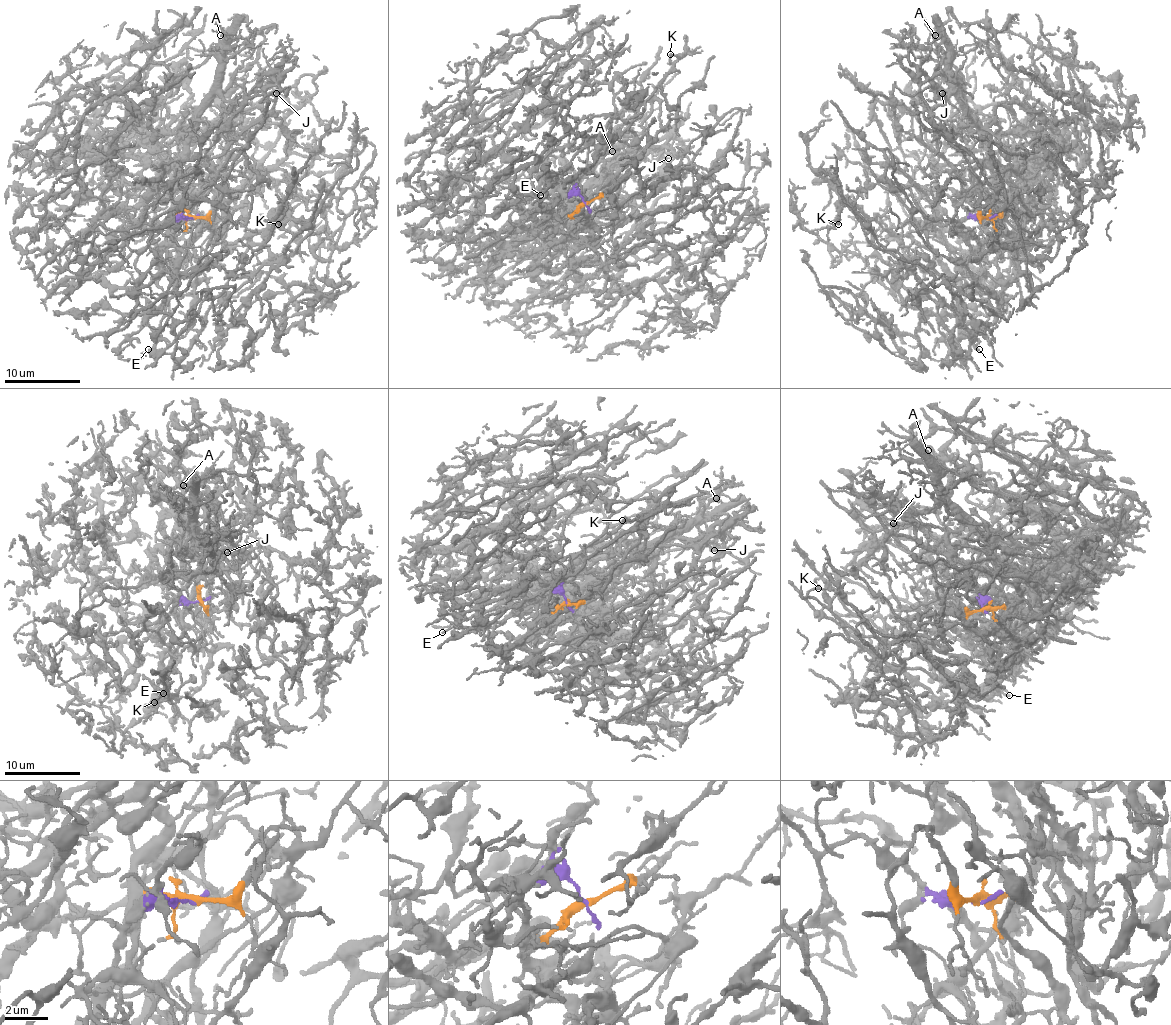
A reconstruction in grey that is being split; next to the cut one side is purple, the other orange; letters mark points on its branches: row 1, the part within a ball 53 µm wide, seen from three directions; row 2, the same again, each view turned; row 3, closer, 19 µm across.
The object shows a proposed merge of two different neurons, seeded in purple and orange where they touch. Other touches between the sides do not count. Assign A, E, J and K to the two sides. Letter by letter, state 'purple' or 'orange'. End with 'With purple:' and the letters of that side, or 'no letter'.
A: orange
E: purple
J: orange
K: purple
With purple: E, K

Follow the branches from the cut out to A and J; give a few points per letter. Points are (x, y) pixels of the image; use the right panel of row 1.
A: (987, 219), (1006, 208), (1007, 198), (987, 160), (987, 132), (970, 111), (954, 81), (951, 47), (935, 35)
J: (987, 219), (1007, 198), (987, 160), (987, 132), (954, 94), (934, 96), (941, 92)

